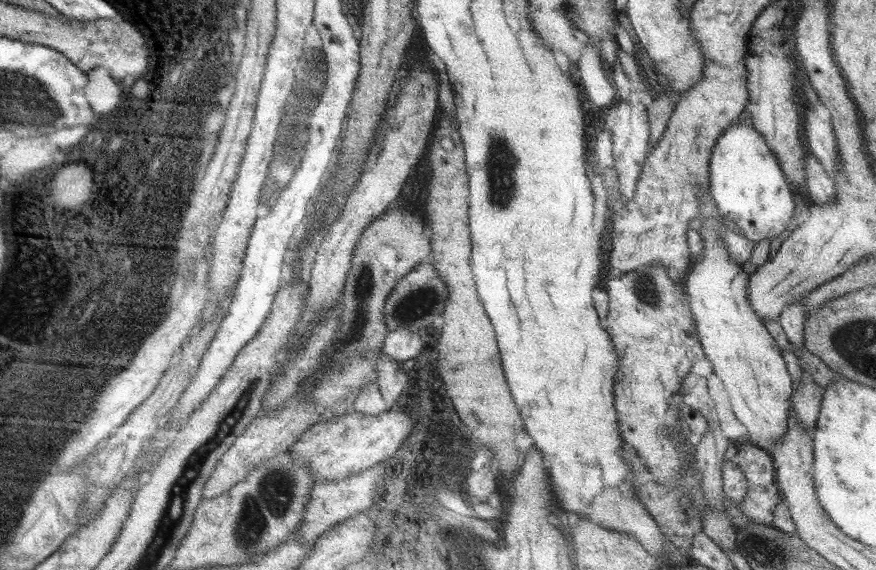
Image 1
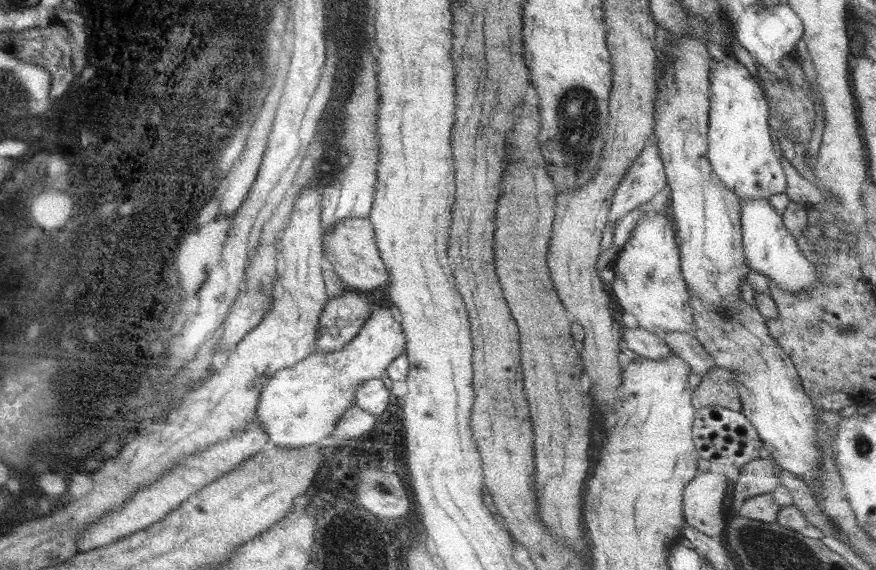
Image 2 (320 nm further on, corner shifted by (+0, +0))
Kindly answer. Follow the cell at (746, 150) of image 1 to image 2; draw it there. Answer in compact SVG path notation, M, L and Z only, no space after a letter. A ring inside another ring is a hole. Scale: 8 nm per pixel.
M732 54L726 55L723 60L713 61L709 77L710 106L708 153L709 163L712 165L718 178L729 189L732 189L742 199L768 199L773 194L784 193L787 189L787 176L780 161L779 151L772 129L769 125L769 105L764 90L750 72Z

